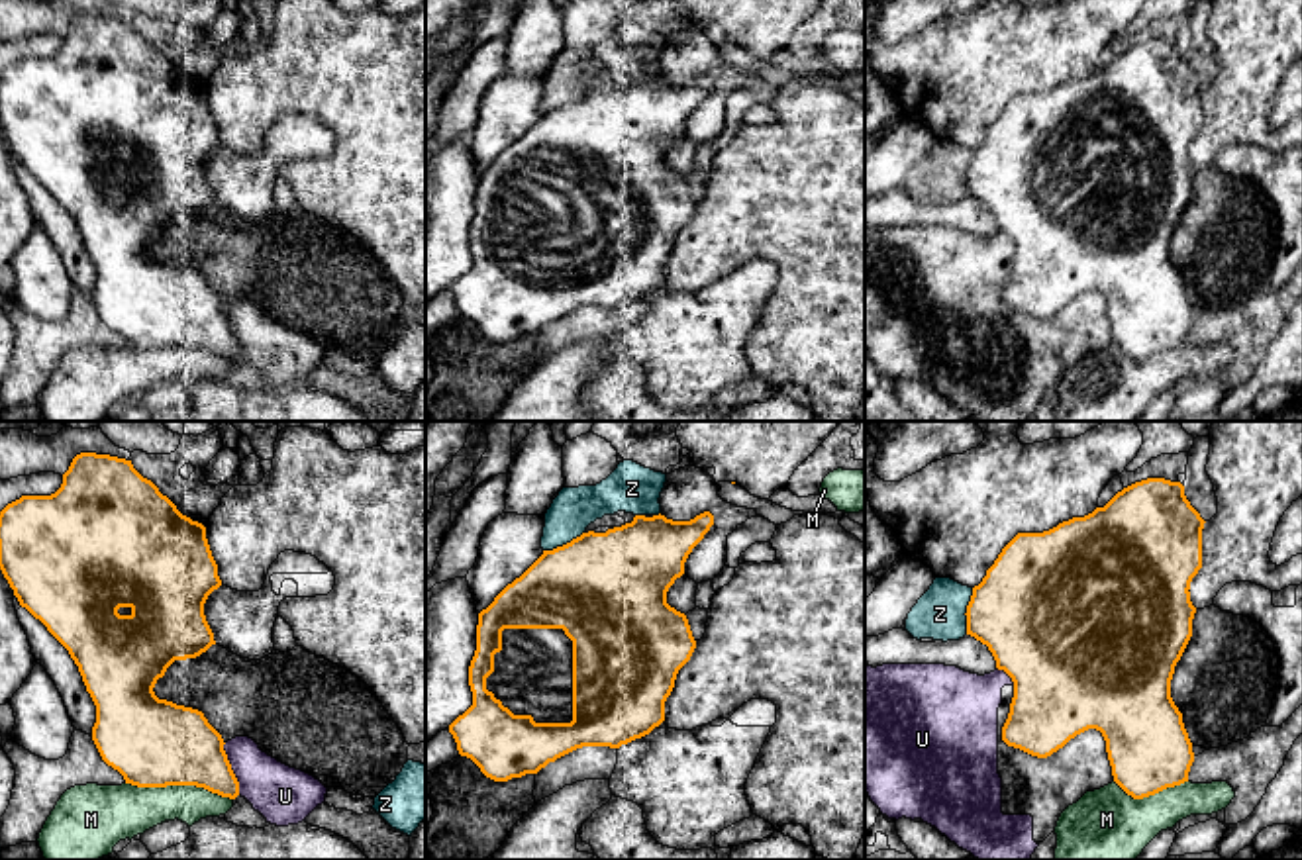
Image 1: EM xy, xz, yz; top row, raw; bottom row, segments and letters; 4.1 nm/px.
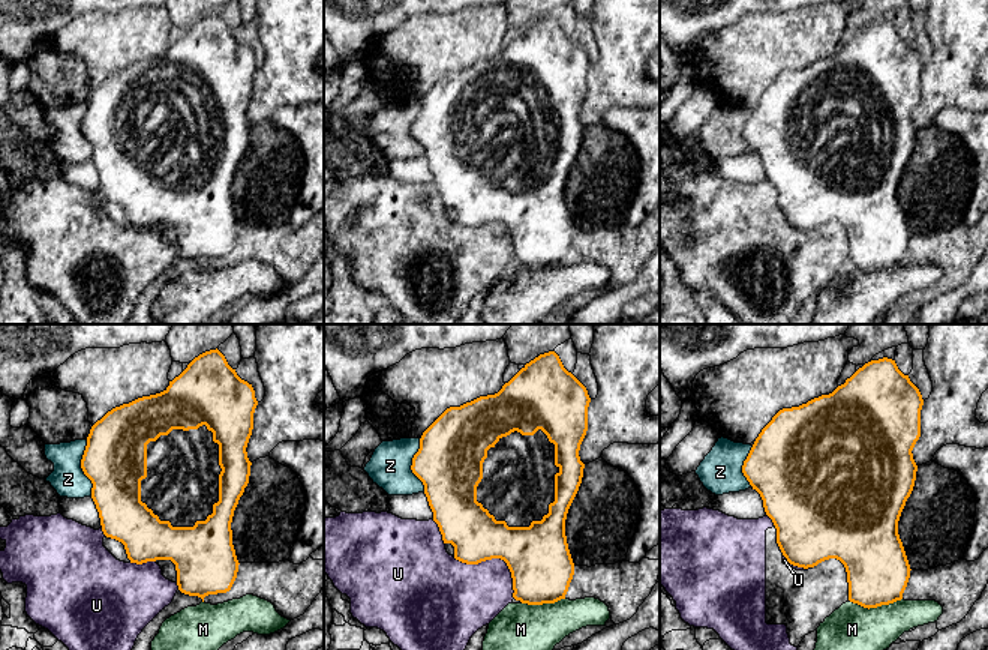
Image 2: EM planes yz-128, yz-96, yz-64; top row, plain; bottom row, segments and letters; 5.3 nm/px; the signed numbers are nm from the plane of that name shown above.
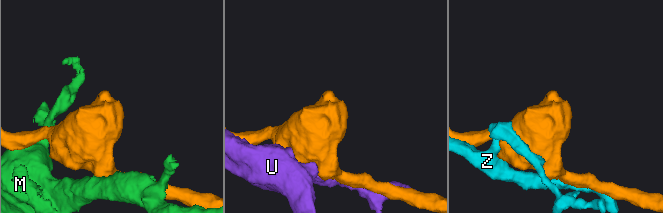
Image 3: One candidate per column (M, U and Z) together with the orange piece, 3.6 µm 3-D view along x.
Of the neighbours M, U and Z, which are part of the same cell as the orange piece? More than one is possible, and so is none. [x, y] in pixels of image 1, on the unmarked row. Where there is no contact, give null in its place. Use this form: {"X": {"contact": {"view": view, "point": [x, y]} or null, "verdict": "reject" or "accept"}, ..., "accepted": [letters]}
{"M": {"contact": {"view": "xy", "point": [179, 345]}, "verdict": "reject"}, "U": {"contact": {"view": "xy", "point": [230, 330]}, "verdict": "reject"}, "Z": {"contact": {"view": "yz", "point": [967, 173]}, "verdict": "reject"}, "accepted": []}

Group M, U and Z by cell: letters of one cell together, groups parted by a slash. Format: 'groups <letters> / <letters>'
groups M / U / Z

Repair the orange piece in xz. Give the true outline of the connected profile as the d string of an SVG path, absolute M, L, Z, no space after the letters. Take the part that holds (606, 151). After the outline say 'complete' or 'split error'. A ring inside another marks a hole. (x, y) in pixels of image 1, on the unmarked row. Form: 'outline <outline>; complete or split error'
outline M704 72L690 82L635 76L606 94L582 94L543 116L478 174L476 212L469 227L473 266L449 294L461 317L471 319L494 343L537 335L549 323L582 310L620 310L649 296L665 282L665 263L696 202L688 180L667 165L667 153L684 135L692 110L714 86Z; split error

